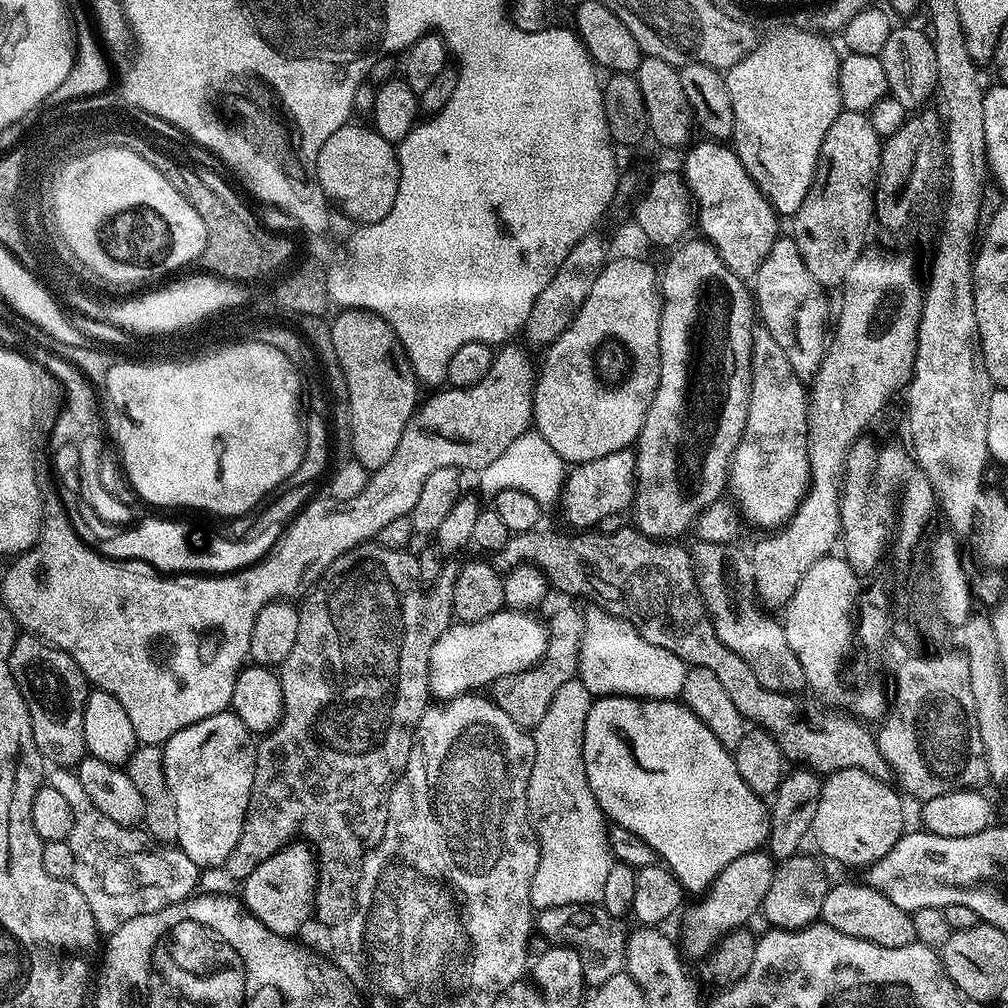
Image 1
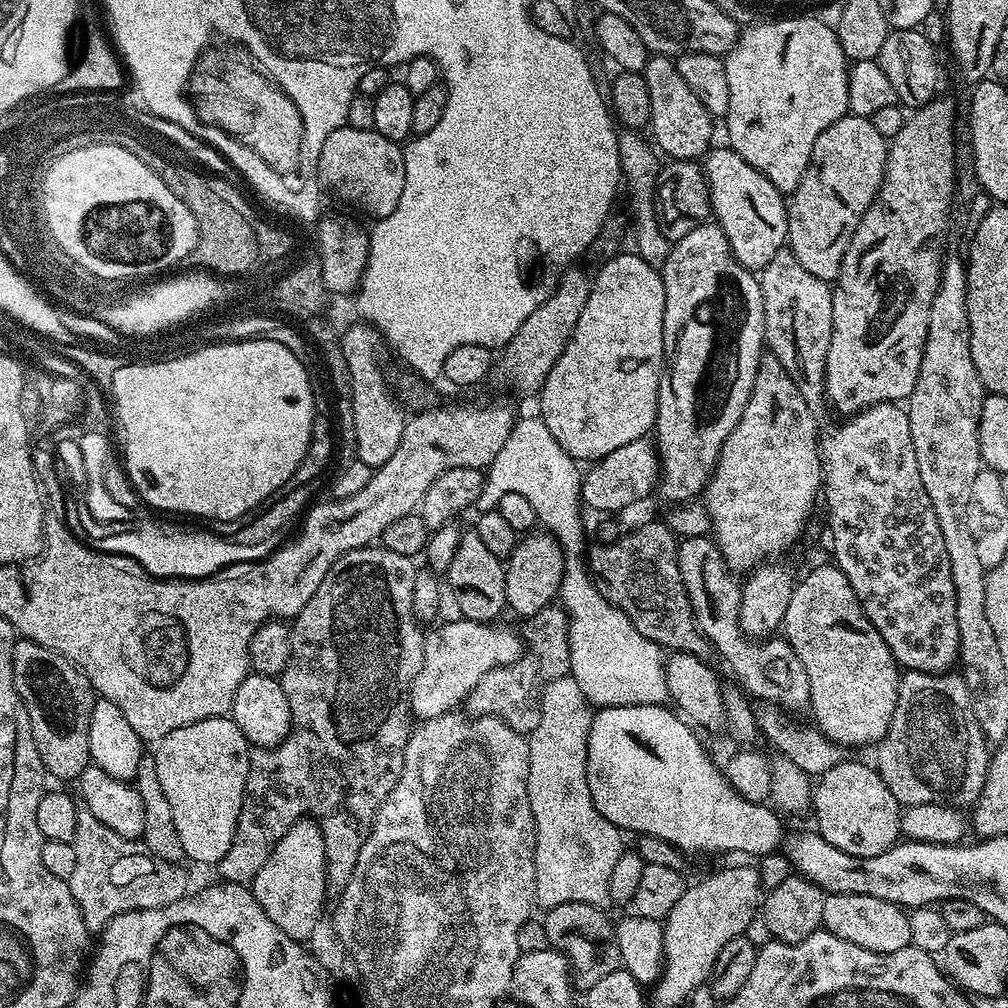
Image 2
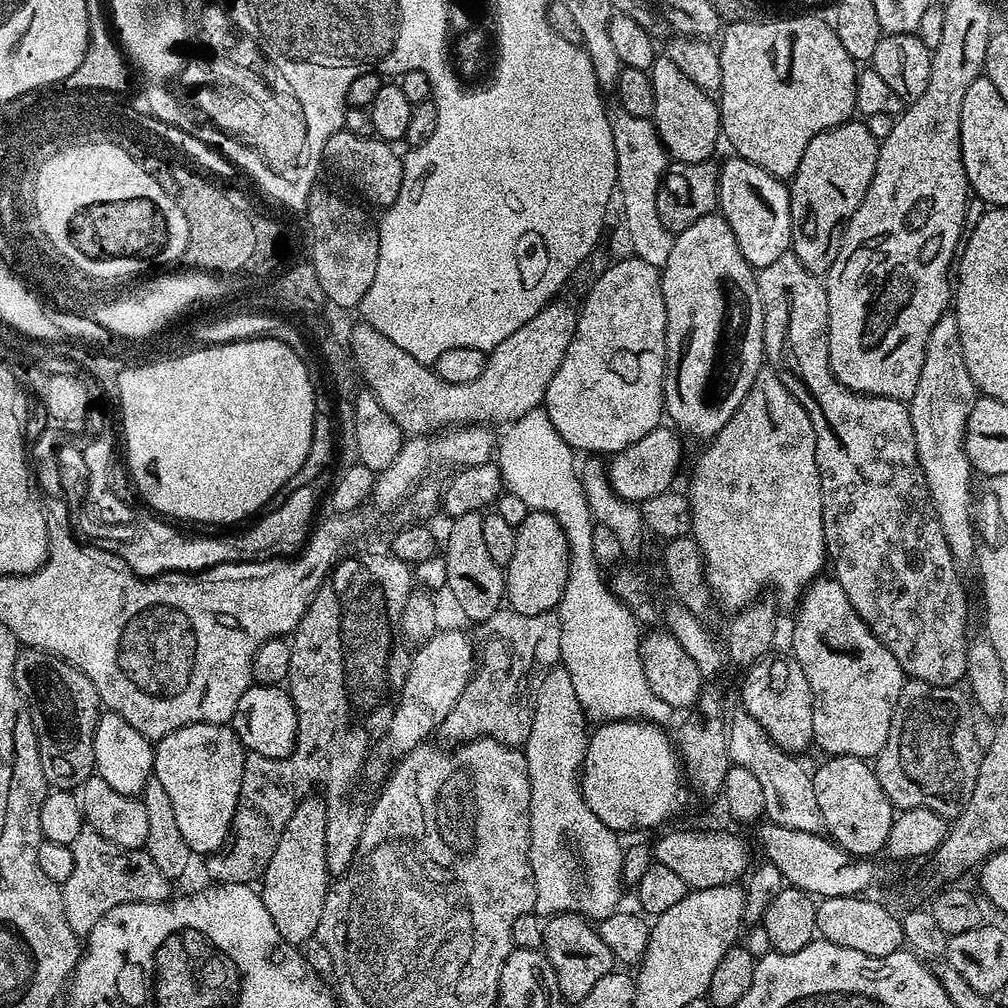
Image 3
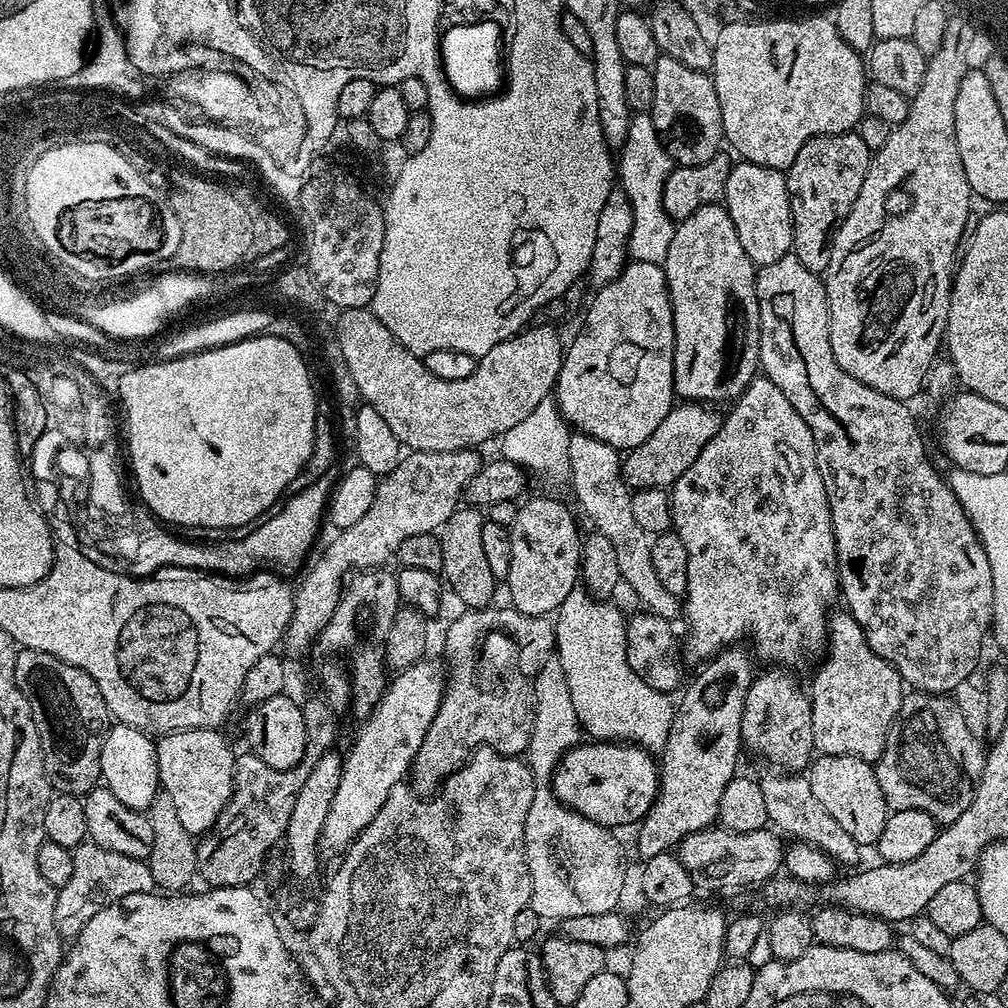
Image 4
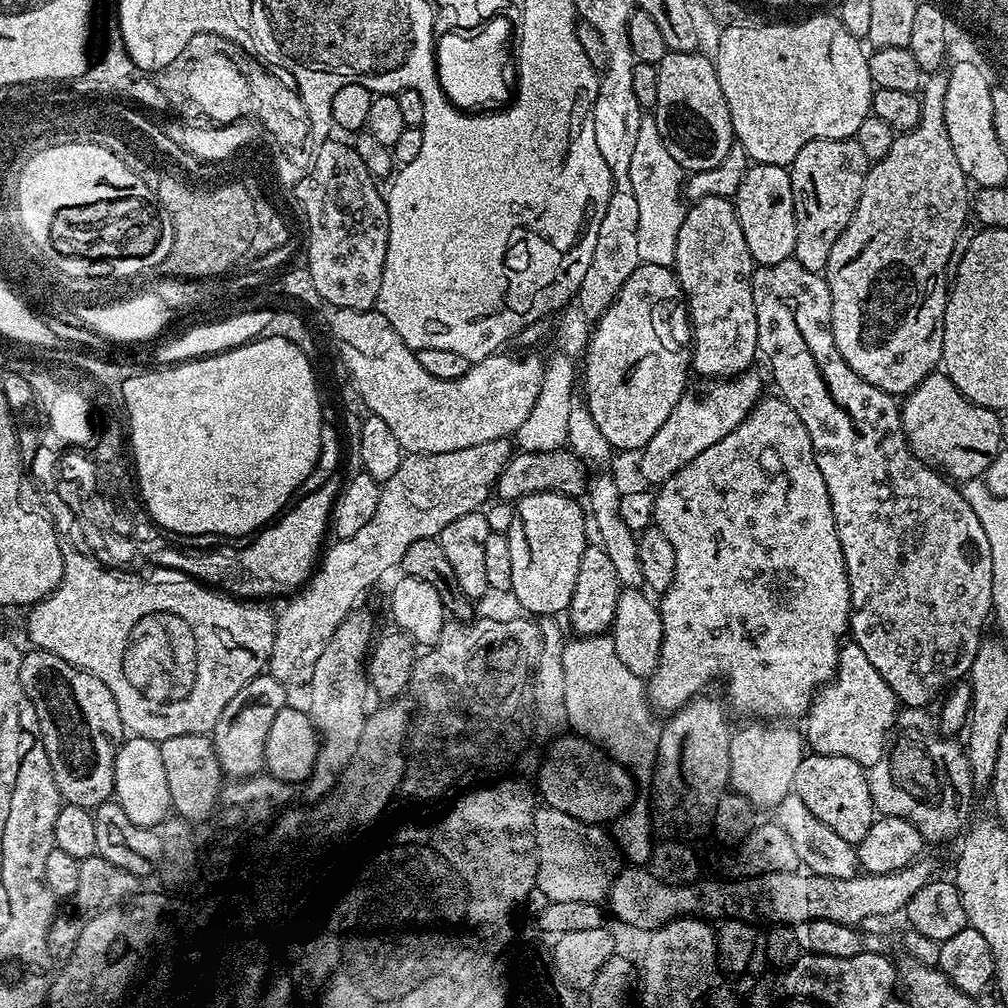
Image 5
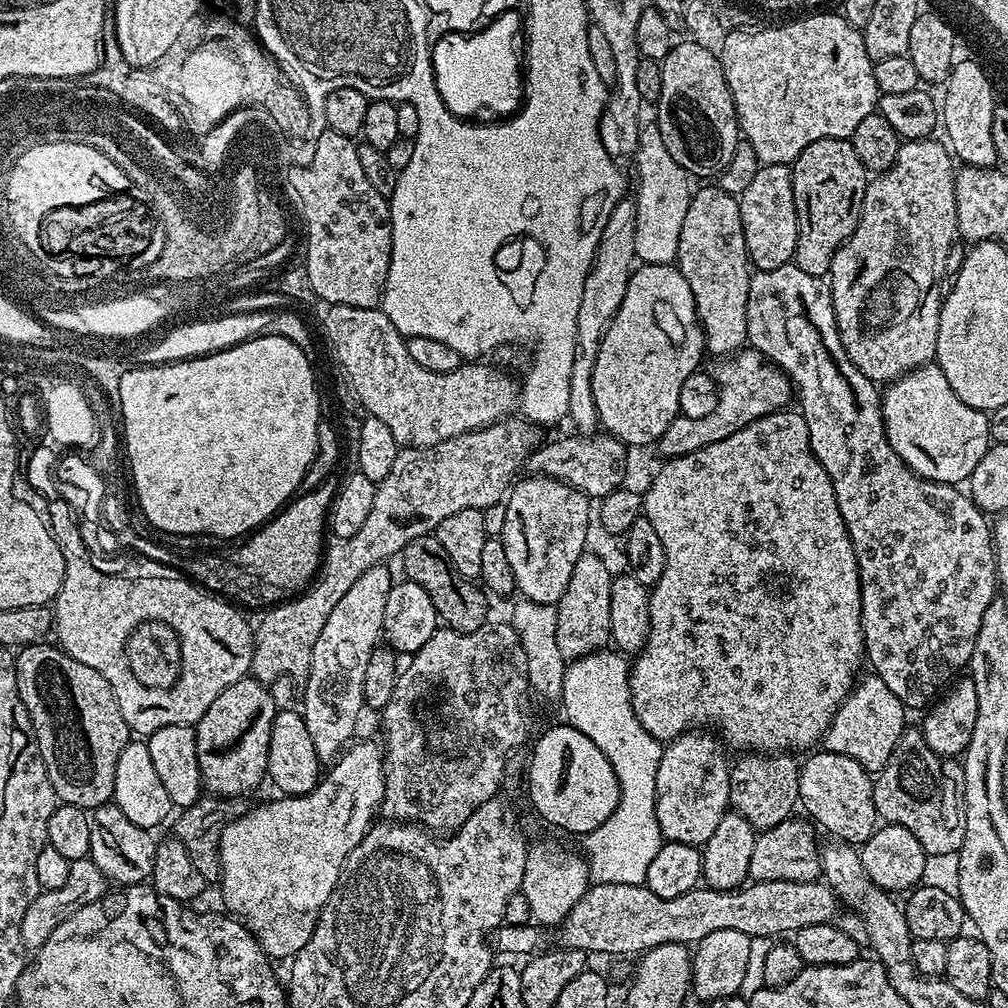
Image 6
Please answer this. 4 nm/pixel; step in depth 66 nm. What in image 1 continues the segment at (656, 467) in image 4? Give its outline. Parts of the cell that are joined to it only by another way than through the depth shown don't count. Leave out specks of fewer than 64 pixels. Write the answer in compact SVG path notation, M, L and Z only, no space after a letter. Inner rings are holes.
M623 448L606 458L577 464L565 475L562 505L564 514L576 530L592 530L610 514L624 514L633 507L636 495L636 453Z

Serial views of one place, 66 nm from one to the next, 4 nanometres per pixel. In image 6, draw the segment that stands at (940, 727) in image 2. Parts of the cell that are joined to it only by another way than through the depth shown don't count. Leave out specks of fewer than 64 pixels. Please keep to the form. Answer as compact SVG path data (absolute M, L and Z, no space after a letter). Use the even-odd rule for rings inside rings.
M909 727L896 743L888 765L875 773L872 797L876 815L883 823L900 824L922 844L929 857L959 853L964 837L962 815L962 788L944 769L945 761L926 746L924 733L919 727Z

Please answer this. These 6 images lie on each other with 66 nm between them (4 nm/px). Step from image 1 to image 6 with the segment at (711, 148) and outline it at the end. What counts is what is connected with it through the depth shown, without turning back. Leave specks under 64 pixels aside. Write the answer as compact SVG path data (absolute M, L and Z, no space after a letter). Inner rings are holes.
M765 164L754 174L750 186L739 196L742 230L753 269L765 272L793 263L798 238L798 222L792 189L792 169L787 164Z

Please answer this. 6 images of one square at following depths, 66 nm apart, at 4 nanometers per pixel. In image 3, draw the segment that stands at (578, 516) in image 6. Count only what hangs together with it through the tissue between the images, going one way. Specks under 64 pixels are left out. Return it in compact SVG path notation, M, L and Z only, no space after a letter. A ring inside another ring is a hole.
M529 511L526 522L517 528L514 555L506 566L505 599L516 613L534 615L553 611L565 592L566 578L569 577L569 544L565 532L558 522L545 512Z

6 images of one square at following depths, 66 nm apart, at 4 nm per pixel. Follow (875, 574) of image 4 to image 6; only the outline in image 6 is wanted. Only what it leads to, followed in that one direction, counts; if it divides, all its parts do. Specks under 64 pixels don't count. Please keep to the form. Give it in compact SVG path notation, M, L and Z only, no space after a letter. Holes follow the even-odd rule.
M795 262L765 272L753 271L746 306L746 330L748 344L782 369L789 380L816 380L824 368L816 361L816 348L808 344L808 340L828 344L837 339L832 289L821 277L806 274ZM845 359L842 366L848 393L840 412L824 412L839 402L840 396L836 392L808 392L804 396L810 411L820 411L810 416L814 429L810 436L812 449L834 486L834 498L854 546L867 663L872 663L871 671L886 682L890 694L904 703L905 709L923 709L937 699L938 693L953 677L960 674L955 672L963 668L965 671L971 665L982 614L986 614L986 606L997 599L993 529L967 491L955 484L923 480L909 470L884 433L884 415L880 412L881 389L866 378L854 362Z

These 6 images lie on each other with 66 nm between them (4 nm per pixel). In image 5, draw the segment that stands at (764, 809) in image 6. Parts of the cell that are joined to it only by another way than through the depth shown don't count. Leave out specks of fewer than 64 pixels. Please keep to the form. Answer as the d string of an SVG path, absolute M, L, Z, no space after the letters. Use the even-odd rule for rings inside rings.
M748 722L745 728L735 729L730 746L731 791L745 796L753 809L776 809L787 796L793 795L798 770L806 755L806 736L791 728L788 722Z

